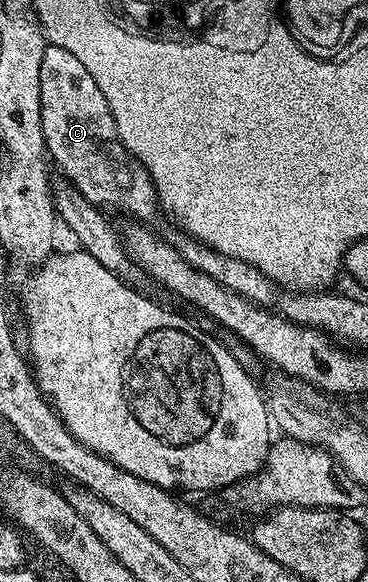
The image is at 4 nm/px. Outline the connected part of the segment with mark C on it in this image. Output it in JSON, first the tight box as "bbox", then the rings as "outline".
{"bbox":[40,44,159,223],"outline":[[[47,44],[44,59],[40,59],[40,107],[49,160],[58,164],[57,172],[67,177],[88,203],[99,211],[123,213],[130,217],[126,219],[133,219],[138,223],[150,223],[154,216],[159,216],[158,192],[148,171],[124,147],[118,134],[116,119],[112,115],[112,107],[108,107],[108,99],[104,99],[104,91],[96,87],[96,79],[88,75],[88,67],[74,49]]]}

